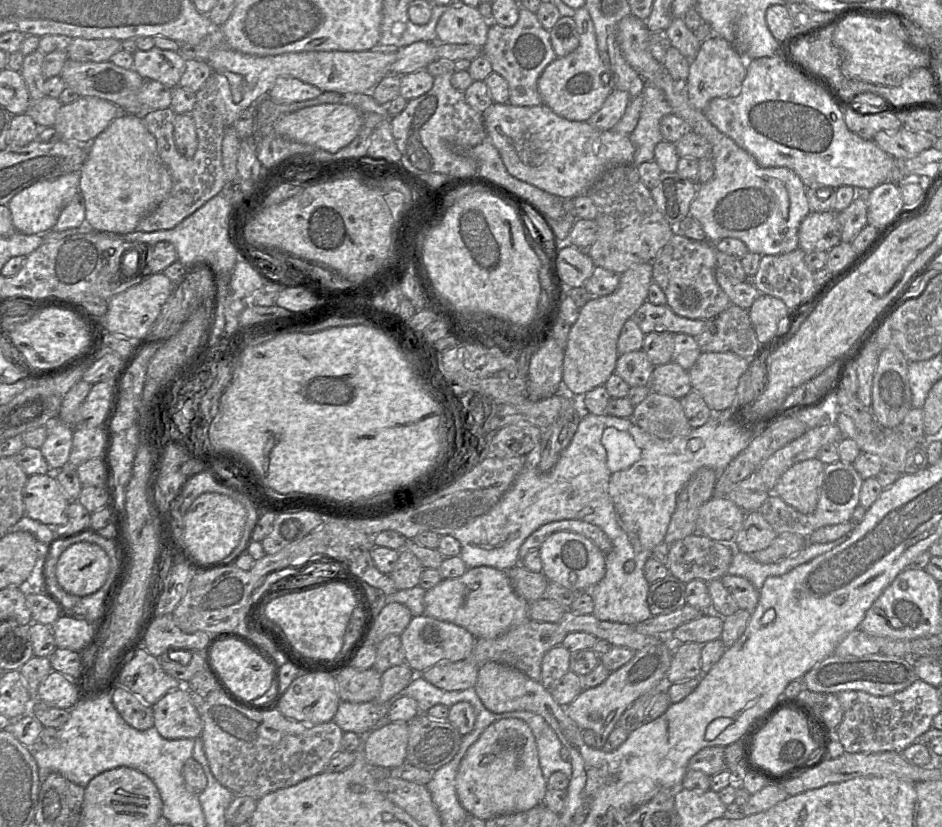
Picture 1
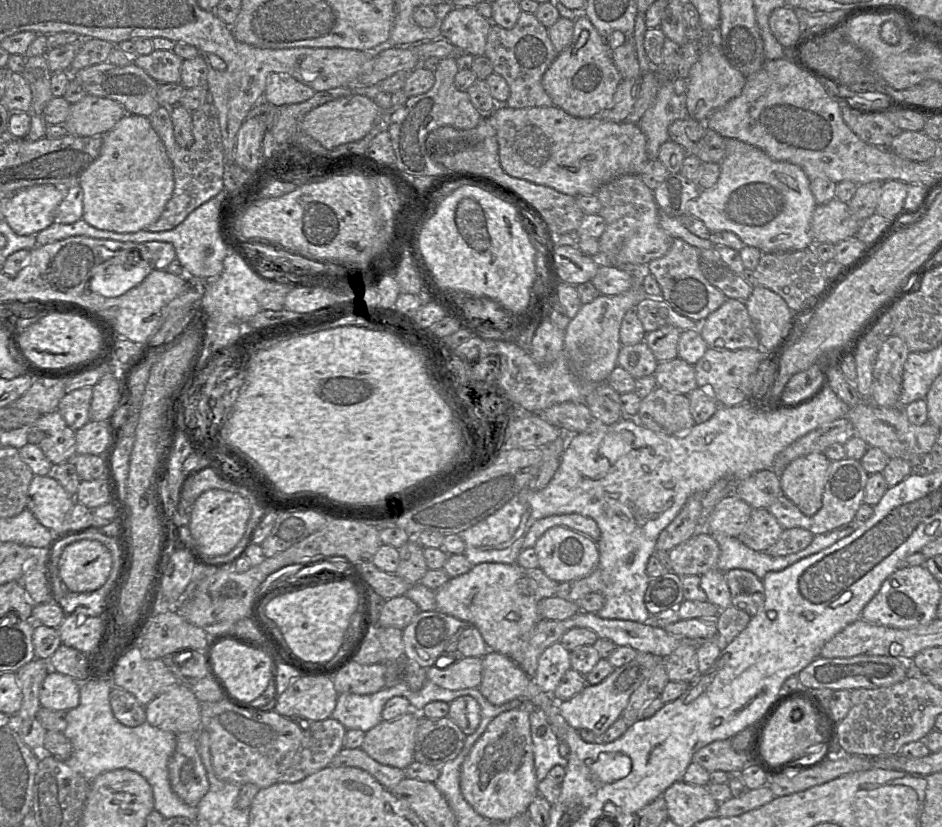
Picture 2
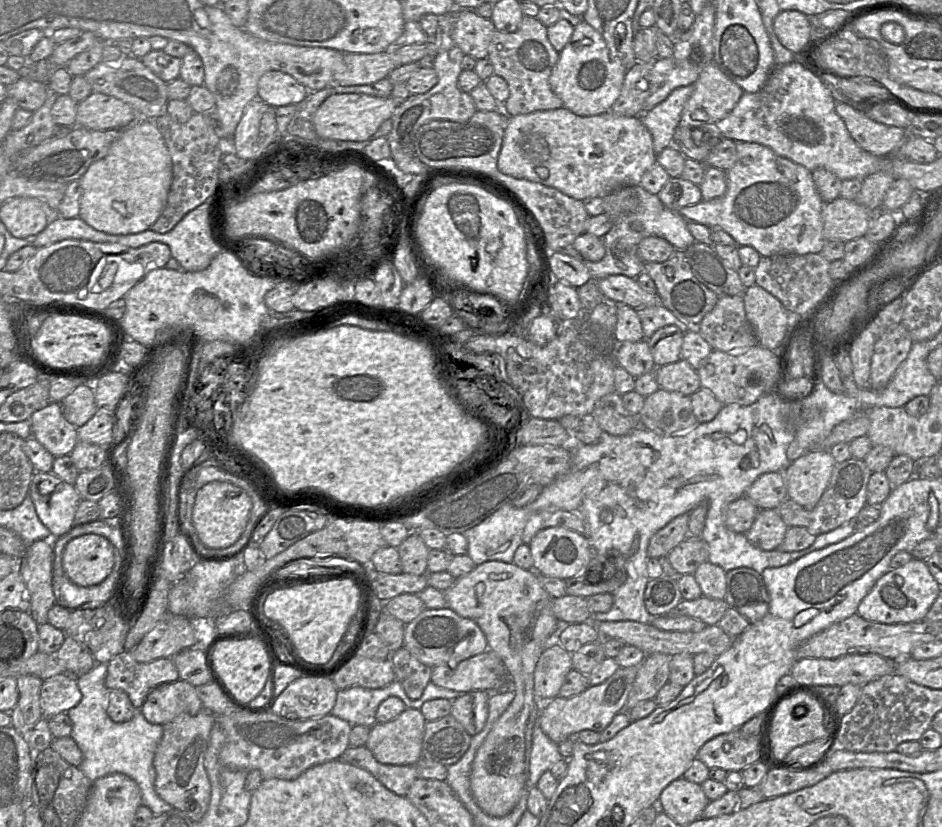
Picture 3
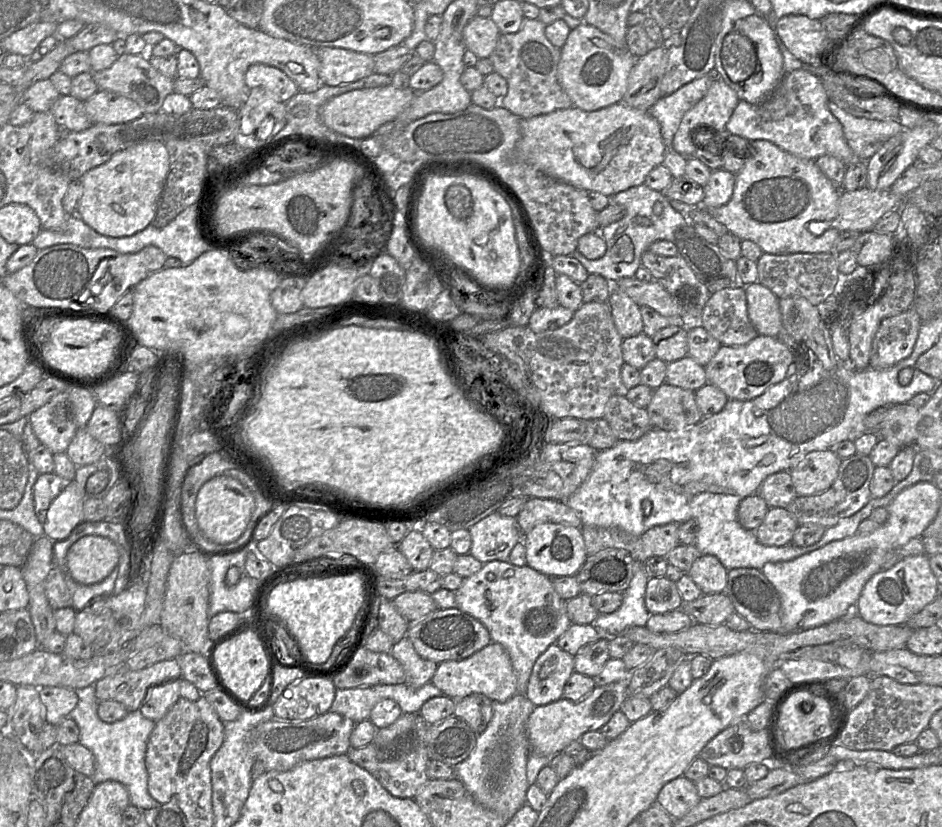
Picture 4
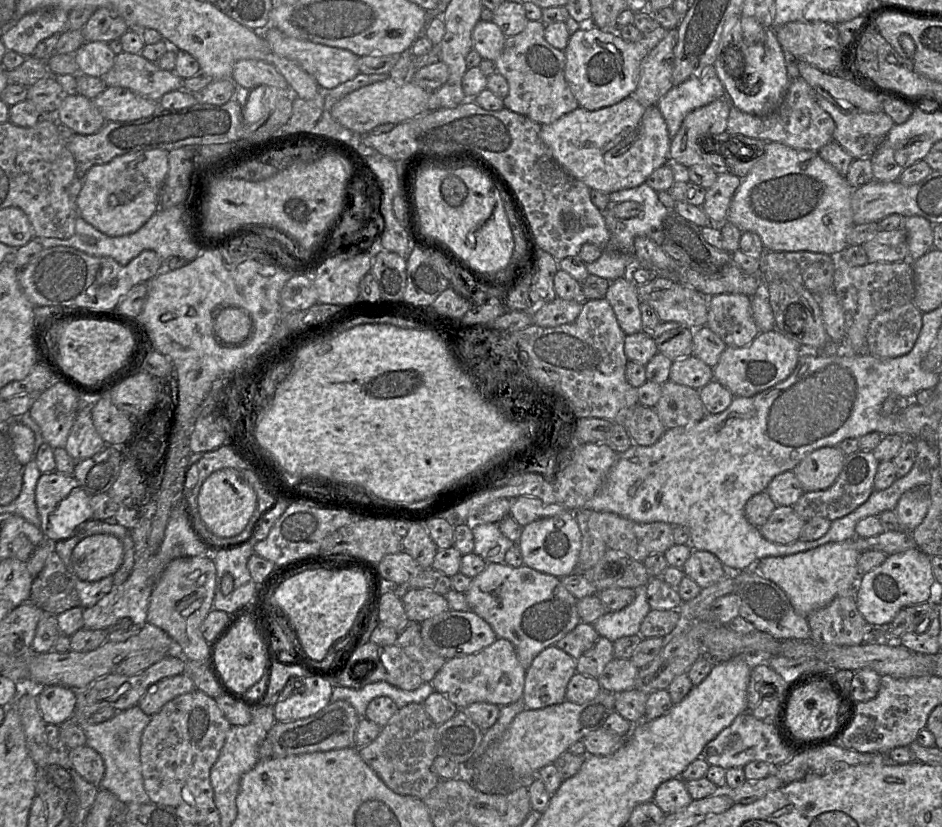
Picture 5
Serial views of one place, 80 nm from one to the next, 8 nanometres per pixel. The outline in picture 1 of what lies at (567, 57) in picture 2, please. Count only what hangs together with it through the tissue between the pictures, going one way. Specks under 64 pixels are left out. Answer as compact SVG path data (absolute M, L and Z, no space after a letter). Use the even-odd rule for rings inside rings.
M586 7L576 10L573 17L579 34L579 46L570 54L555 58L541 73L537 87L544 105L570 121L587 121L603 105L614 90L611 73L599 54L594 25Z

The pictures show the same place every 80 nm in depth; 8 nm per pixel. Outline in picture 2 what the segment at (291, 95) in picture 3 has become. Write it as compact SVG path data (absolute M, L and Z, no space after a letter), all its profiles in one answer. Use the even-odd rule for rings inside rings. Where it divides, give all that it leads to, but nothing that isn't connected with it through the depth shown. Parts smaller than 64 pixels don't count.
M271 73L266 80L264 100L274 106L310 99L316 91L285 73Z

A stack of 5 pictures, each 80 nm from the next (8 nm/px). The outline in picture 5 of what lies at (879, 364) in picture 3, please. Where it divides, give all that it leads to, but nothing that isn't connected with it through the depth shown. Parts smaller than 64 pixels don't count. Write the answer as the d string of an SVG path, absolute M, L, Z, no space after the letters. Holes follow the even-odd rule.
M913 301L877 314L867 332L867 352L879 358L907 354L922 327L922 312Z

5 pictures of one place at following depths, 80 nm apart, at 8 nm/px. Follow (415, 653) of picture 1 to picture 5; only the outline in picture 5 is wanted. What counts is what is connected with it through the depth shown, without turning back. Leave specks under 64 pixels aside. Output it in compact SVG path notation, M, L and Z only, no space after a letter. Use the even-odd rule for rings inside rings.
M450 609L420 623L420 633L426 648L446 660L477 653L498 638L492 627L473 611Z

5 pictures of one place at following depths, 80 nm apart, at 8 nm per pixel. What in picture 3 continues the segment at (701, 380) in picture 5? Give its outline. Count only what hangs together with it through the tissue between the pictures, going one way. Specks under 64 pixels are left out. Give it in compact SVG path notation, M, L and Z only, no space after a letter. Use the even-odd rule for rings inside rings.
M686 360L656 367L656 378L660 388L692 395L701 388L697 370Z

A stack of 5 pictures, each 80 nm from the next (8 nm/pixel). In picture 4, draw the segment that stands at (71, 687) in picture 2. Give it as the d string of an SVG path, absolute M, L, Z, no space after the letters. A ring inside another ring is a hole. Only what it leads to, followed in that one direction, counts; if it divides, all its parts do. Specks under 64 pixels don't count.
M49 686L38 689L45 721L51 725L57 726L69 717L78 703L77 694L73 689Z

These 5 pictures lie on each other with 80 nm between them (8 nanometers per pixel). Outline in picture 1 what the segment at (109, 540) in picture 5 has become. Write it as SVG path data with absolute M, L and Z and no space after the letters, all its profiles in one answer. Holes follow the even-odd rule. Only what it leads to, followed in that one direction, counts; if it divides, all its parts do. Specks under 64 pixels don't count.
M72 544L58 557L56 578L64 594L84 597L96 592L106 581L110 560L97 544Z

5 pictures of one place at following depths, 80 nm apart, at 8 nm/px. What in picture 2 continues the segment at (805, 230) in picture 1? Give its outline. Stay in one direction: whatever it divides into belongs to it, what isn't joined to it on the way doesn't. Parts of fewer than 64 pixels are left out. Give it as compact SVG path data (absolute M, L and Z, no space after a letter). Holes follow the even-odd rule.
M837 198L818 205L814 210L810 231L814 244L838 244L856 236L861 222L850 212L847 203Z

